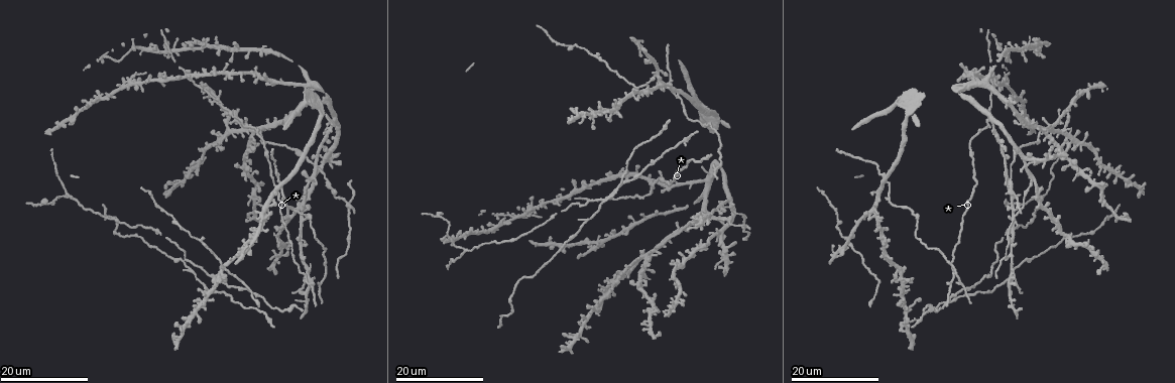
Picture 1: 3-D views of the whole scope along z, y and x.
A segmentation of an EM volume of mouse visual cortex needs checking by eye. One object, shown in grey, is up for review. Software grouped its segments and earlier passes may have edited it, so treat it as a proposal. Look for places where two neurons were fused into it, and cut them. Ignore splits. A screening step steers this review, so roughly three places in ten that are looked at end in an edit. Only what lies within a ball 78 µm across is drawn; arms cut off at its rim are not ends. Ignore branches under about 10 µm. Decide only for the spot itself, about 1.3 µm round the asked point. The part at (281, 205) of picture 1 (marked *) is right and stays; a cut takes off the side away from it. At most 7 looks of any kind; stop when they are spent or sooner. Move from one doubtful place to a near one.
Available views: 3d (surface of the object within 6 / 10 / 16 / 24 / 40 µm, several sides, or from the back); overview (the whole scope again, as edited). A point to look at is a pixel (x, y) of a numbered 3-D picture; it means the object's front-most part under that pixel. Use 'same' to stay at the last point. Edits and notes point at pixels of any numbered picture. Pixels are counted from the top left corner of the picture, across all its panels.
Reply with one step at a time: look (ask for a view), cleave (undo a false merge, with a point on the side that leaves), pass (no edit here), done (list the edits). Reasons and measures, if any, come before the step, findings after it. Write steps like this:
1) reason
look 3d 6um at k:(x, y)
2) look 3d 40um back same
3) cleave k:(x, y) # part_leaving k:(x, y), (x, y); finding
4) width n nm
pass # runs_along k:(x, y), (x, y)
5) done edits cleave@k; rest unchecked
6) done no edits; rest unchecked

three arms meet
look 3d 24um at 1:(977, 292)

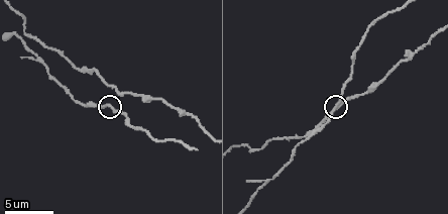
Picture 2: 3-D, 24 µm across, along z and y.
closer look
look 3d 6um at 2:(334, 106)

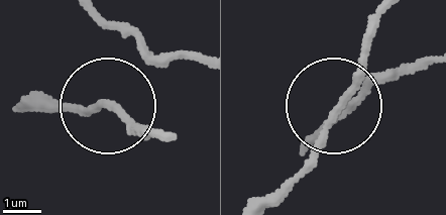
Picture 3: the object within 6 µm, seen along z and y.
side_arm 23 um
pass # runs_along 3:(203, 55), (154, 58), (113, 106), (160, 138); one neuron here

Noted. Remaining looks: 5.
three-way junction
look 3d 24um at 1:(674, 95)

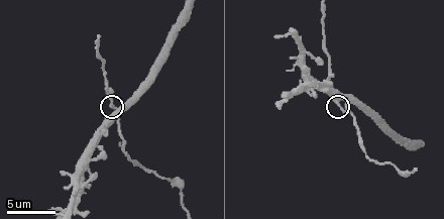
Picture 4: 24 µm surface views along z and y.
look 3d 10um at 4:(114, 105)

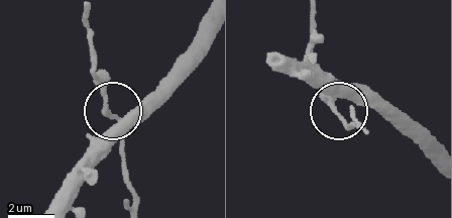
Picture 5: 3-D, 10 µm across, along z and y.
arms 3
pass # continuous, no second neuron

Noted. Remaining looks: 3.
three-way junction
look 3d 16um at 1:(581, 199)

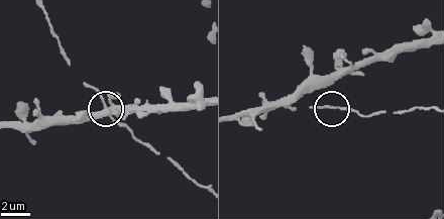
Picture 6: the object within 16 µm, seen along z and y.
zoom in
look 3d 6um at 6:(335, 108)

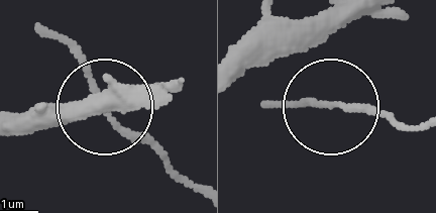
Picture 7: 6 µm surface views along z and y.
width 100 nm
pass # runs_along 7:(424, 127), (405, 130), (318, 102), (273, 102); all the same neuron

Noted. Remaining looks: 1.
done no edits; rest unchecked

